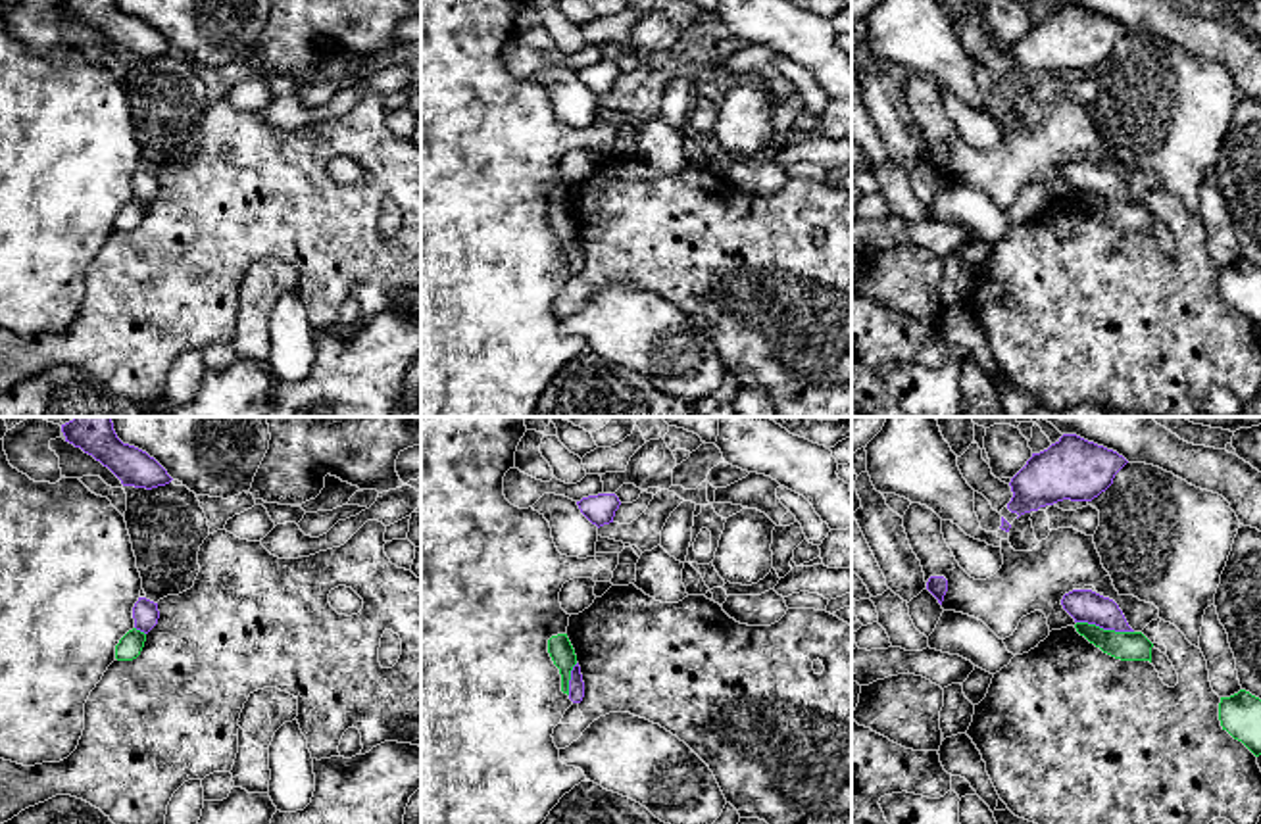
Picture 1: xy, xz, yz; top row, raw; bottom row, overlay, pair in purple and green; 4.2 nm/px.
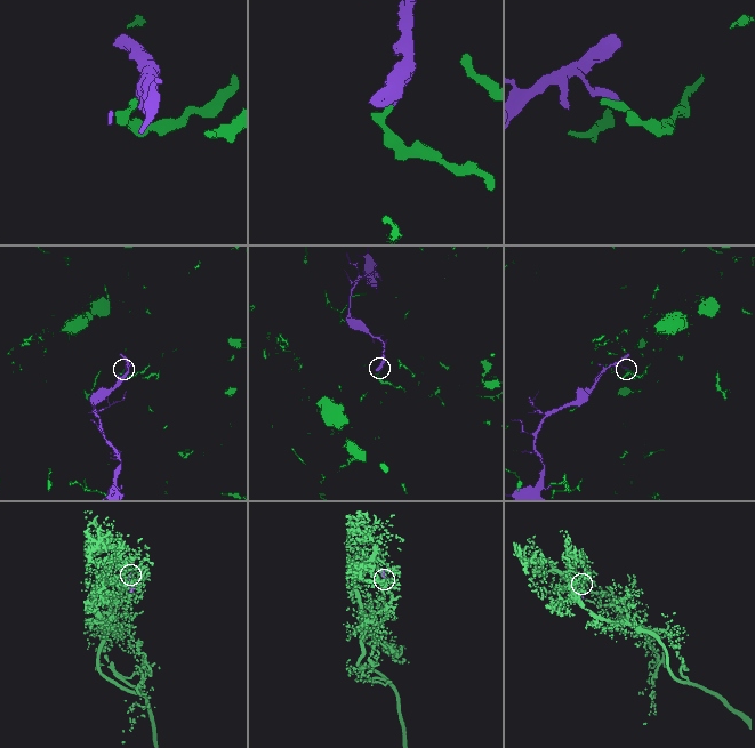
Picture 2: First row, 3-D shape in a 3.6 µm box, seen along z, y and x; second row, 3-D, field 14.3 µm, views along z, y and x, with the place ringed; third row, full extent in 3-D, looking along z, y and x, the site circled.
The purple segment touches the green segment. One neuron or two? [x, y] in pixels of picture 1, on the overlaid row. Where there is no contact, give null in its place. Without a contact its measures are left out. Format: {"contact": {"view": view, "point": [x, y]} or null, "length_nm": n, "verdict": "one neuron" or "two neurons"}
{"contact": {"view": "yz", "point": [1106, 629]}, "length_nm": 240, "verdict": "two neurons"}

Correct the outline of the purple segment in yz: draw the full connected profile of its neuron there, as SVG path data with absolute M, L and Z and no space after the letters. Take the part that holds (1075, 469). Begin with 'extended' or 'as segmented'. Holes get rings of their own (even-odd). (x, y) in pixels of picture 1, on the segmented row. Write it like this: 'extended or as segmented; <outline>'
as segmented; M1063 434L1011 478L1007 509L1019 517L1063 499L1092 501L1105 492L1128 461L1076 434Z

